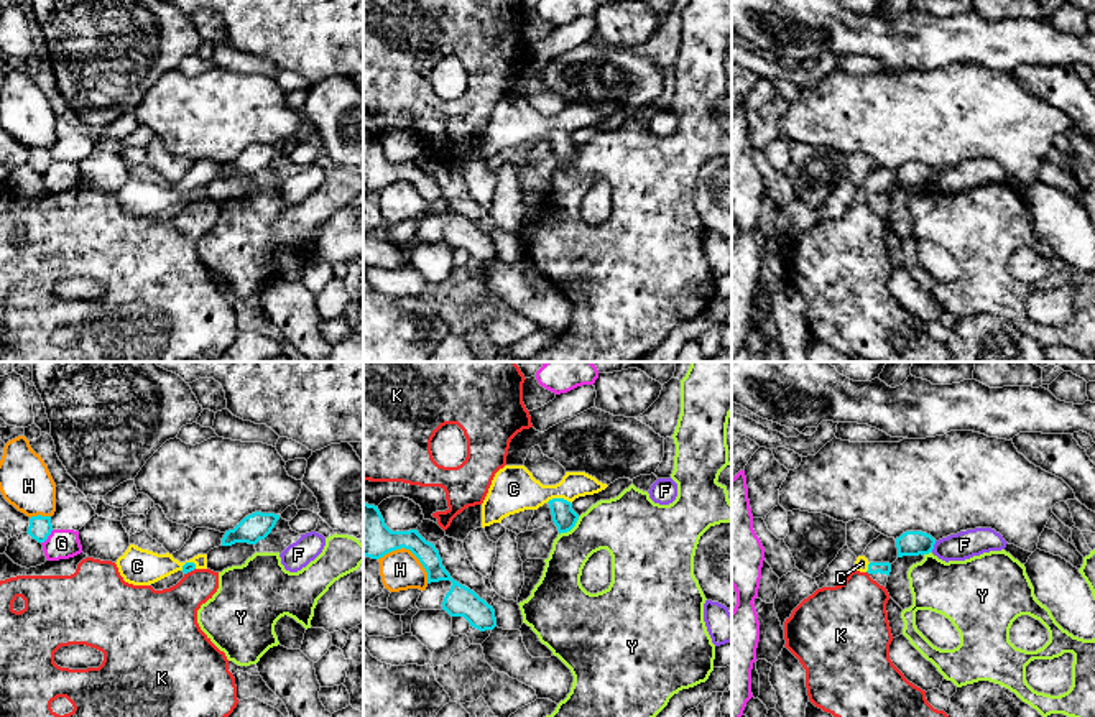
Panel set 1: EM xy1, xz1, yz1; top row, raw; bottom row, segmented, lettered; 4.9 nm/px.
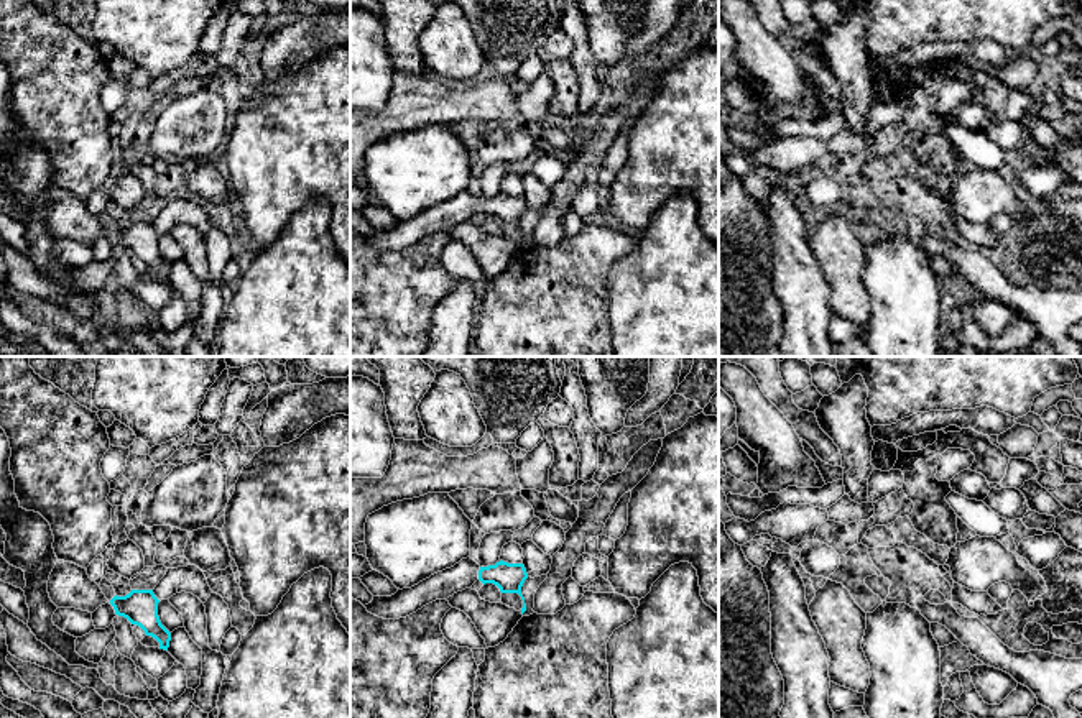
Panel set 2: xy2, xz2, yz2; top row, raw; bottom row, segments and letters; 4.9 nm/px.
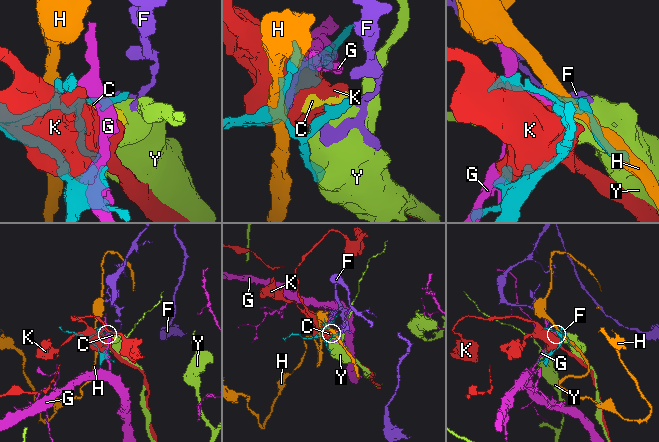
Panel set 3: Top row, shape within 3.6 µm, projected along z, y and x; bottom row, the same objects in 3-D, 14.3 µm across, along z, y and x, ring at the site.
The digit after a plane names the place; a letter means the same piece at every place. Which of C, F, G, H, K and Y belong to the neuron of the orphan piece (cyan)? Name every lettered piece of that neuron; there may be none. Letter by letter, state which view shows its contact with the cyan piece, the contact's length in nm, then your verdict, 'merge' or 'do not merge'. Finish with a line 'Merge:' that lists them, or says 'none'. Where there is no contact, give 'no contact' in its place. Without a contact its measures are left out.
C: xz1 | 130 nm | do not merge
F: yz1 | 60 nm | do not merge
G: xy1 | 90 nm | do not merge
H: xz1 | 280 nm | do not merge
K: xy1 | 70 nm | do not merge
Y: xz1 | 140 nm | do not merge
Merge: none

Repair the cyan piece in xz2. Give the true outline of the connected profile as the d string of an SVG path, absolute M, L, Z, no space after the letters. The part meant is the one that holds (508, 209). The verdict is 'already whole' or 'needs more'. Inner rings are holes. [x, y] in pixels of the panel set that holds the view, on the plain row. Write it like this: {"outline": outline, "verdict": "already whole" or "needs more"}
{"outline": "M467 189L467 191L462 191L459 196L455 196L454 199L446 200L446 202L442 202L442 204L437 204L437 205L431 207L429 210L419 214L418 217L411 219L411 220L403 220L403 222L398 220L398 223L396 223L395 227L391 227L391 228L373 228L373 232L372 232L368 237L365 237L365 240L367 240L368 245L372 245L372 246L375 246L375 248L378 248L378 250L383 250L383 251L400 251L400 250L406 250L406 248L416 245L418 242L421 242L423 238L432 235L432 233L436 233L436 232L447 232L447 230L452 228L454 225L462 223L462 222L465 222L465 220L470 220L477 212L480 212L483 217L485 217L485 215L493 215L493 217L497 217L502 225L518 225L518 227L521 228L521 232L523 232L523 240L521 240L521 246L523 246L523 245L526 243L526 237L525 237L525 230L523 230L523 227L521 227L521 219L523 219L523 215L525 215L526 210L528 210L528 205L526 205L526 200L525 200L523 196L508 196L508 194L500 192L500 194L497 194L495 197L480 199L474 191Z", "verdict": "needs more"}

